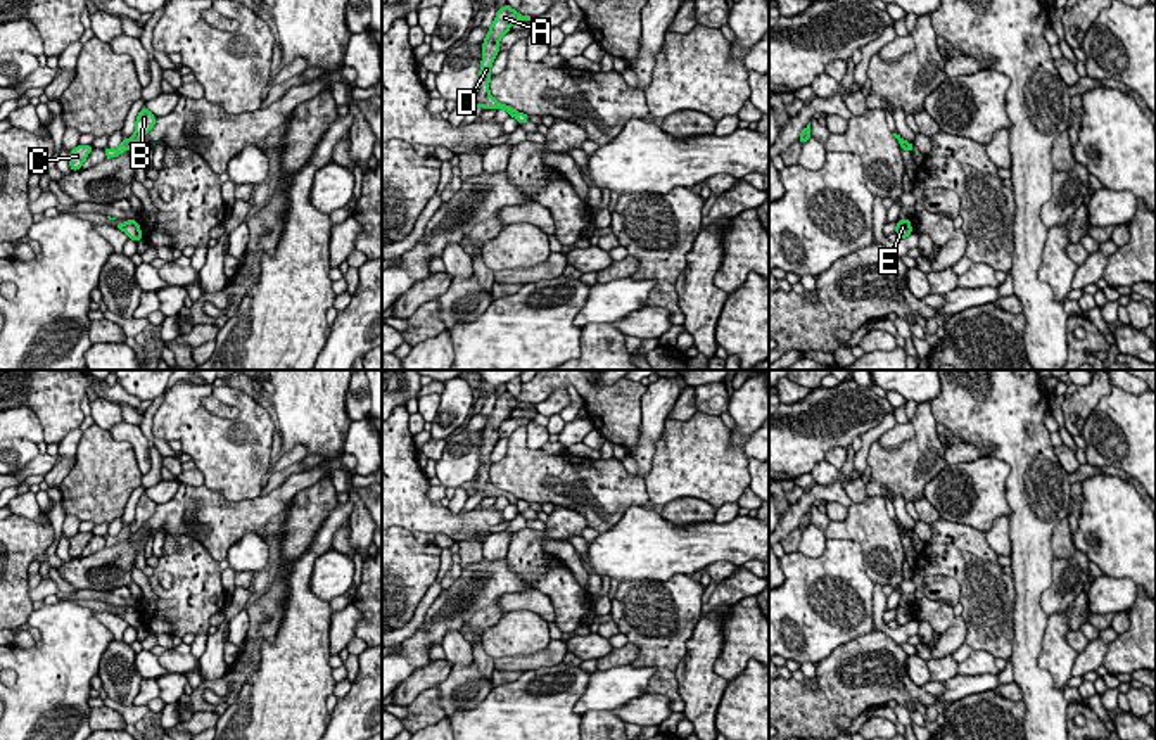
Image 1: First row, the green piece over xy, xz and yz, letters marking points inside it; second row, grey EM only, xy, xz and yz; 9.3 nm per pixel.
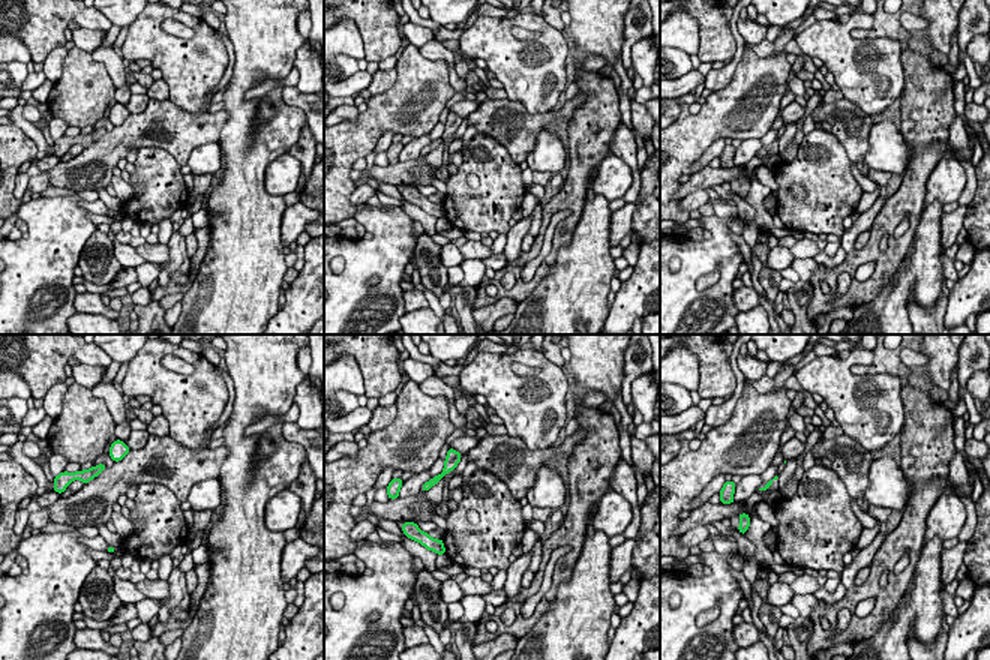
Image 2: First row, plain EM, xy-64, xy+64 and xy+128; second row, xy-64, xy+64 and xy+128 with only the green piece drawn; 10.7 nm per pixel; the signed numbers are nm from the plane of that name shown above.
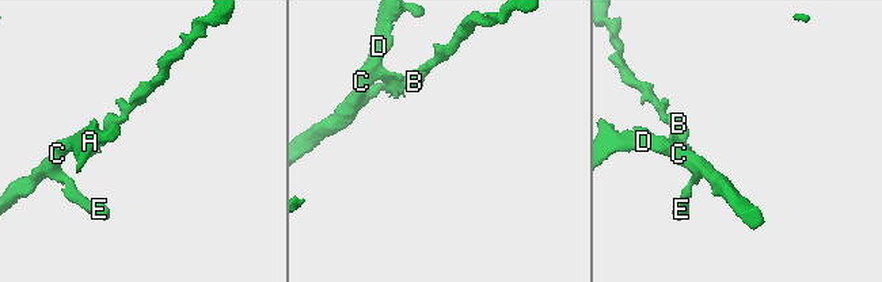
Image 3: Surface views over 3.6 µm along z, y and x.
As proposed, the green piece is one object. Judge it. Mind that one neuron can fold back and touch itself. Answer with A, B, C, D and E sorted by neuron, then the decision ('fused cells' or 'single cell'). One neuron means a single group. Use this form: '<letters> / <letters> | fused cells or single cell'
A C D E / B | fused cells

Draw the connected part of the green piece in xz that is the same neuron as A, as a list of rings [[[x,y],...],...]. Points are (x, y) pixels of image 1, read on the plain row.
[[[508,391],[503,392],[494,405],[494,410],[489,413],[489,418],[482,429],[482,450],[480,450],[480,458],[479,458],[479,470],[477,475],[470,481],[465,482],[461,488],[467,491],[468,496],[473,496],[477,493],[482,493],[486,498],[487,496],[505,496],[510,505],[517,505],[517,496],[511,493],[501,491],[491,484],[489,479],[489,469],[491,469],[491,453],[499,441],[499,427],[505,420],[510,418],[511,411],[515,408],[536,408],[536,405],[530,403],[522,403],[517,398],[513,398]]]

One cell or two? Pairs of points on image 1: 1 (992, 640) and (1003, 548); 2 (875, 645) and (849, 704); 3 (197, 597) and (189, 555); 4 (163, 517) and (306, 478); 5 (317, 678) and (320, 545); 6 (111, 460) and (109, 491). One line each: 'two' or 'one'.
1: two
2: one
3: one
4: one
5: one
6: one

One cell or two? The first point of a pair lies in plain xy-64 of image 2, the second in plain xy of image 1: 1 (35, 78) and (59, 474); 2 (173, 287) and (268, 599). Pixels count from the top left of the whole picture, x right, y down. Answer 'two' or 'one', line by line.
1: two
2: one

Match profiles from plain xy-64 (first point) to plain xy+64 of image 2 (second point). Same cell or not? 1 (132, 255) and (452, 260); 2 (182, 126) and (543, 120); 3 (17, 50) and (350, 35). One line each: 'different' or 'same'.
1: same
2: same
3: same

